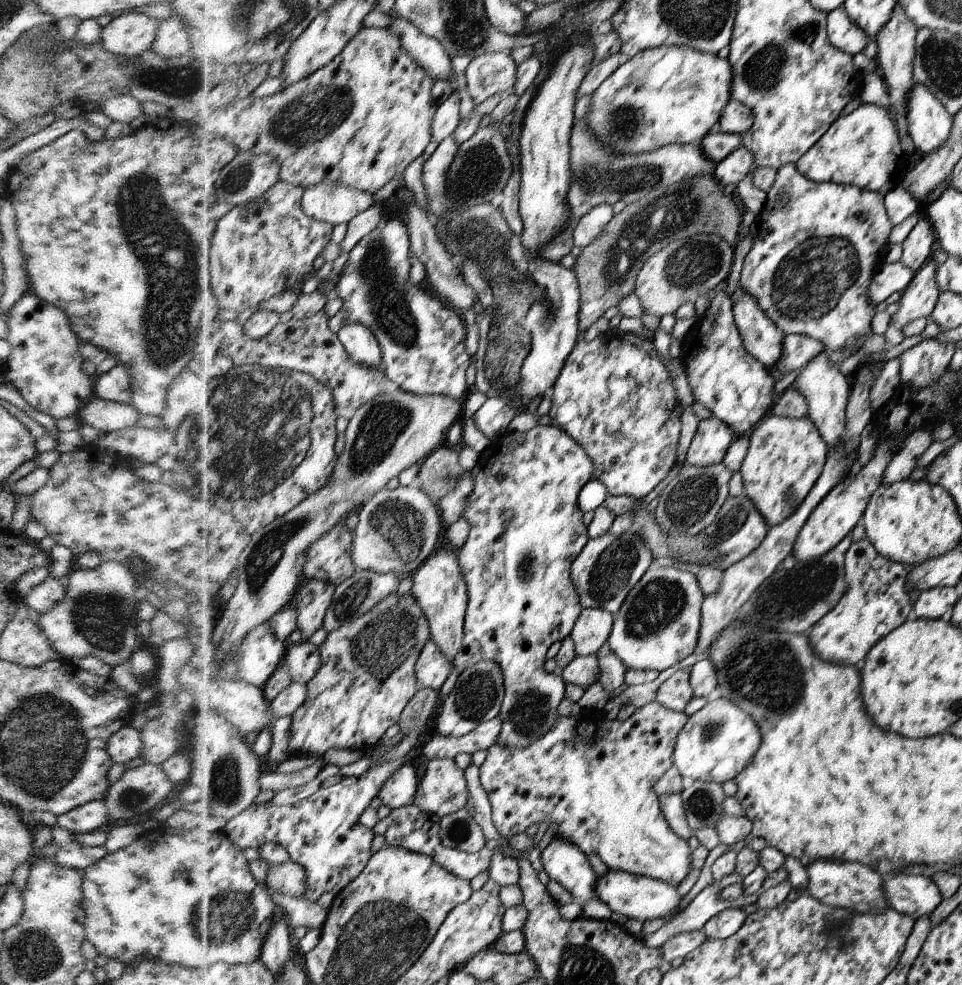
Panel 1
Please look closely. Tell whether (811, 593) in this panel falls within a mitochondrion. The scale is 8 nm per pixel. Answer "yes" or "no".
yes

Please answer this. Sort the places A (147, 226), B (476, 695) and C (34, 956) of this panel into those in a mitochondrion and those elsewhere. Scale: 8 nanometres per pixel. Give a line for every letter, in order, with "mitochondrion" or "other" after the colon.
A: mitochondrion
B: mitochondrion
C: mitochondrion

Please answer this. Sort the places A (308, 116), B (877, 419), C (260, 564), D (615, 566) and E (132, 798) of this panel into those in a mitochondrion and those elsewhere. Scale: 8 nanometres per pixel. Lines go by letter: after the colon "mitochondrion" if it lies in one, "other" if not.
A: mitochondrion
B: other
C: mitochondrion
D: mitochondrion
E: mitochondrion

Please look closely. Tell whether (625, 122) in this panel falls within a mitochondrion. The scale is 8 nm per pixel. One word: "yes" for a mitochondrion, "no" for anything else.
yes

